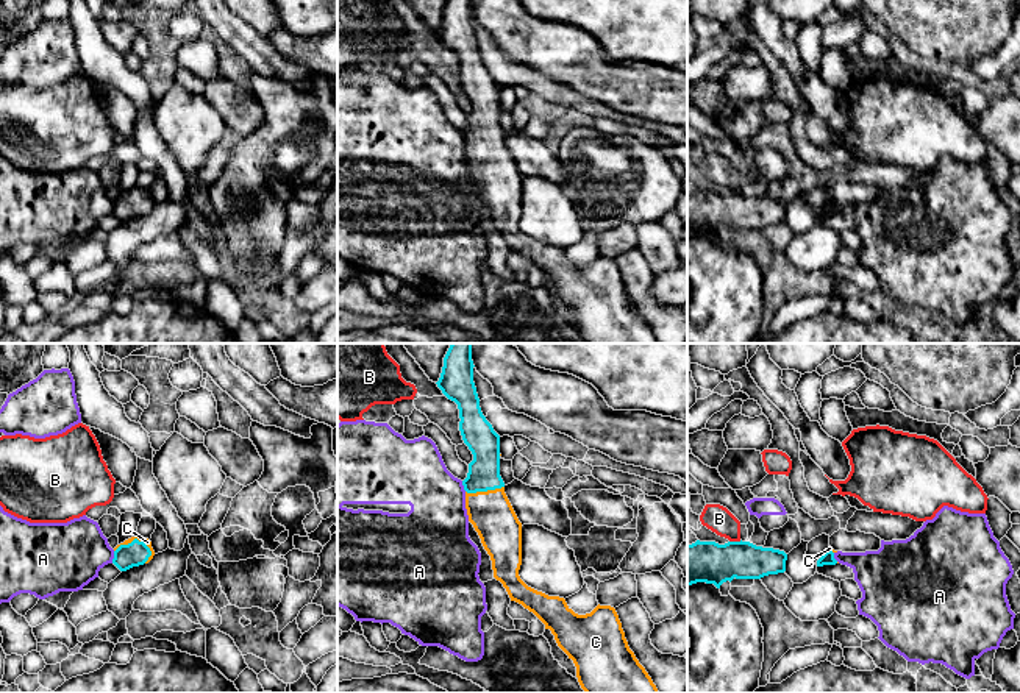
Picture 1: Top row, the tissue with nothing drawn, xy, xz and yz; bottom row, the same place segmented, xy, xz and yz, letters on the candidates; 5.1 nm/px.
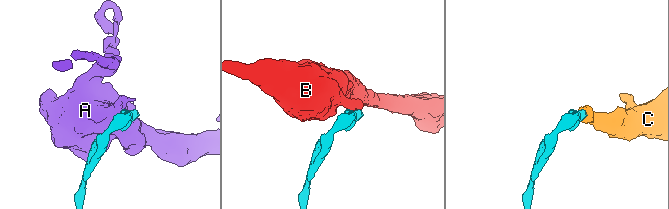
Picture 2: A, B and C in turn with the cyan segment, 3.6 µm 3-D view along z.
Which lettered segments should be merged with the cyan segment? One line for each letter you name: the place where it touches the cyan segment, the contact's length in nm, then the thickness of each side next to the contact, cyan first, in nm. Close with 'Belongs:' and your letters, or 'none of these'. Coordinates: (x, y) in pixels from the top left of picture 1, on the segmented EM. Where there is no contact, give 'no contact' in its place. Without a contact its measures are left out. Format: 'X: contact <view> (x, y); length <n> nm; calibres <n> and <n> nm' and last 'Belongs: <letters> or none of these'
C: contact xy (135, 539); length 200 nm; calibres 130 and 40 nm
Belongs: C

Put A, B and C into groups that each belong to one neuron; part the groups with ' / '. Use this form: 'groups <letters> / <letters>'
groups A / B / C

